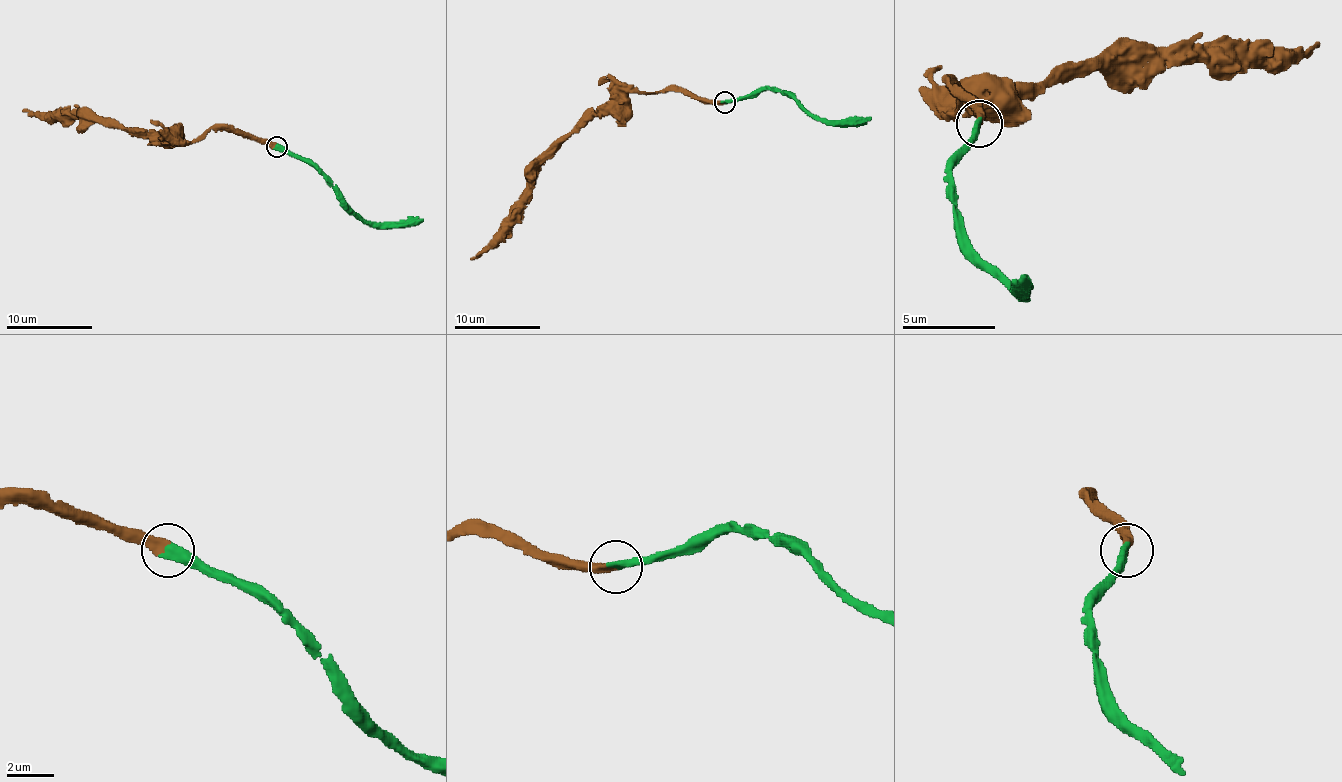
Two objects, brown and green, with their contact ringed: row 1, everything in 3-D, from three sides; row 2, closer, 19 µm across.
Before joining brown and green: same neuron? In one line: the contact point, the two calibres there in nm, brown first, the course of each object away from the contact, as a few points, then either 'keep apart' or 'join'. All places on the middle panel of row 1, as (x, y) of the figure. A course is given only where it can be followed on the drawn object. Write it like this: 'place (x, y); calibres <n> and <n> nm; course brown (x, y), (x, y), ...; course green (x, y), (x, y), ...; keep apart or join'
place (724, 102); calibres 440 and 420 nm; course brown (724, 103), (659, 90), (627, 92), (599, 107), (541, 165), (532, 180), (532, 195), (470, 260); course green (724, 103), (752, 98), (762, 90), (786, 90), (818, 118), (829, 122), (866, 122), (870, 118); join

